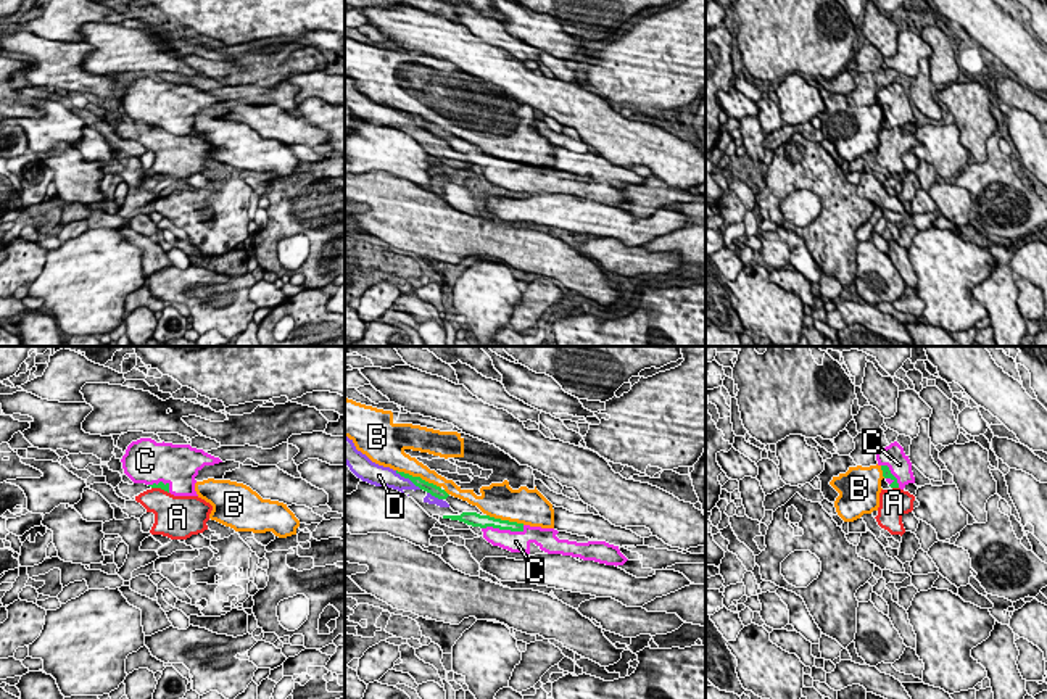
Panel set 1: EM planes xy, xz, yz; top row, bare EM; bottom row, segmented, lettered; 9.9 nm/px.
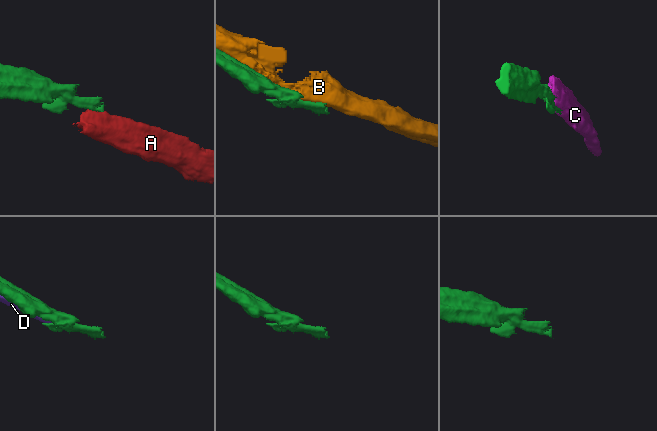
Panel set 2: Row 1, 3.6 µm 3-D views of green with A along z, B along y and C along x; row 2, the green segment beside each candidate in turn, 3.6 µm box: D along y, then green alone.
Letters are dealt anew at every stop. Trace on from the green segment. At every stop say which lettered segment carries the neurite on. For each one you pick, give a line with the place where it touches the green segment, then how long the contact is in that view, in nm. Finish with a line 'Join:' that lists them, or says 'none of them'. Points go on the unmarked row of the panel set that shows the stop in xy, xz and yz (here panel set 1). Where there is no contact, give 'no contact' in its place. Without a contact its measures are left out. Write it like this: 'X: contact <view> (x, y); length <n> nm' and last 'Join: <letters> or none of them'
C: contact xz (503, 168); length 440 nm
Join: C

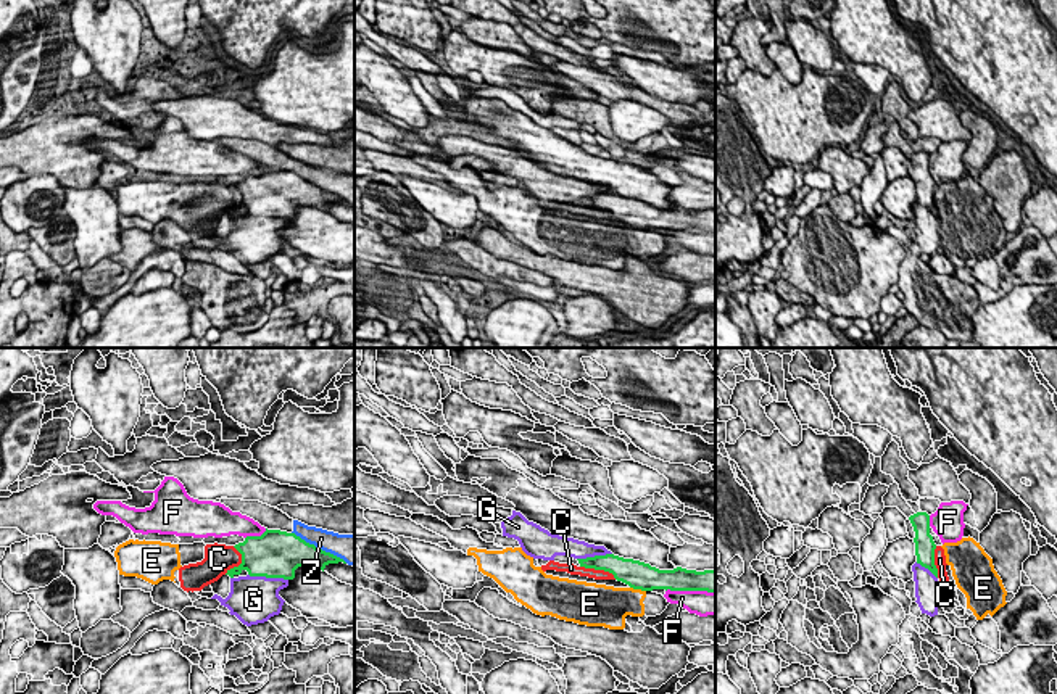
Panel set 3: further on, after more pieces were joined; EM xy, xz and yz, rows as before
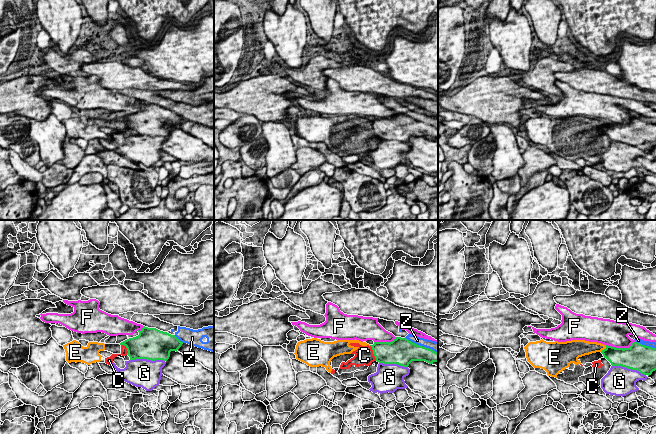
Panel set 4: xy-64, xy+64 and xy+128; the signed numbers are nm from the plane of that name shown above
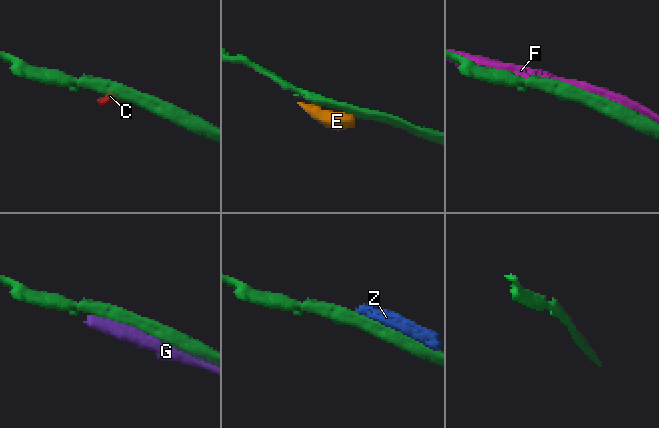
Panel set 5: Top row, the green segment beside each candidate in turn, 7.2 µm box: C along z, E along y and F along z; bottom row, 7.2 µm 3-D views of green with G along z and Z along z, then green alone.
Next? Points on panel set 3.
Join: none of them

